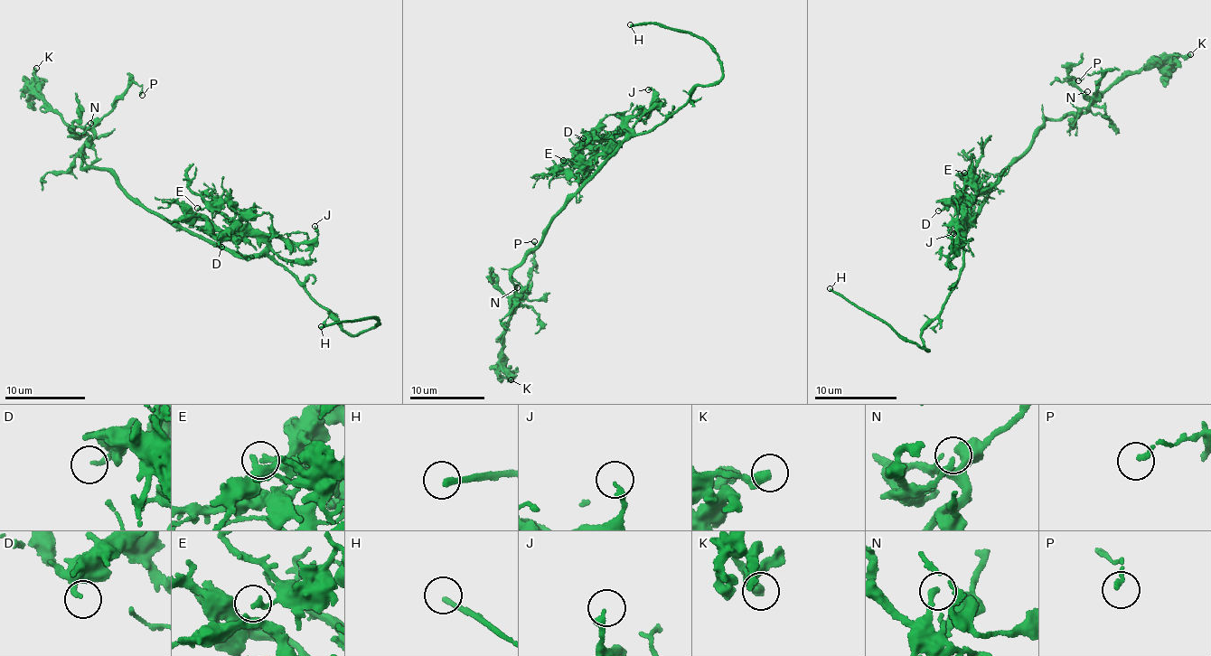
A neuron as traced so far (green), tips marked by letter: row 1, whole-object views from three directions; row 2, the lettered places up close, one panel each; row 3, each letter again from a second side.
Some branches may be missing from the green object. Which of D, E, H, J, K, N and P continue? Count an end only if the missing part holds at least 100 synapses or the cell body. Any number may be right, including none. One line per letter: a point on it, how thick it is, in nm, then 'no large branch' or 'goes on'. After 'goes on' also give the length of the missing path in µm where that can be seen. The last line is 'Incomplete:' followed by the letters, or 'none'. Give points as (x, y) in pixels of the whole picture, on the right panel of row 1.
D: place (938, 210); calibre 180 nm; no large branch
E: place (964, 173); calibre 170 nm; no large branch
H: place (830, 288); calibre 200 nm; goes on; missing 20 µm
J: place (953, 233); calibre 200 nm; no large branch
K: place (1190, 54); calibre 360 nm; no large branch
N: place (1087, 91); calibre 200 nm; no large branch
P: place (1078, 80); calibre 160 nm; no large branch
Incomplete: H

